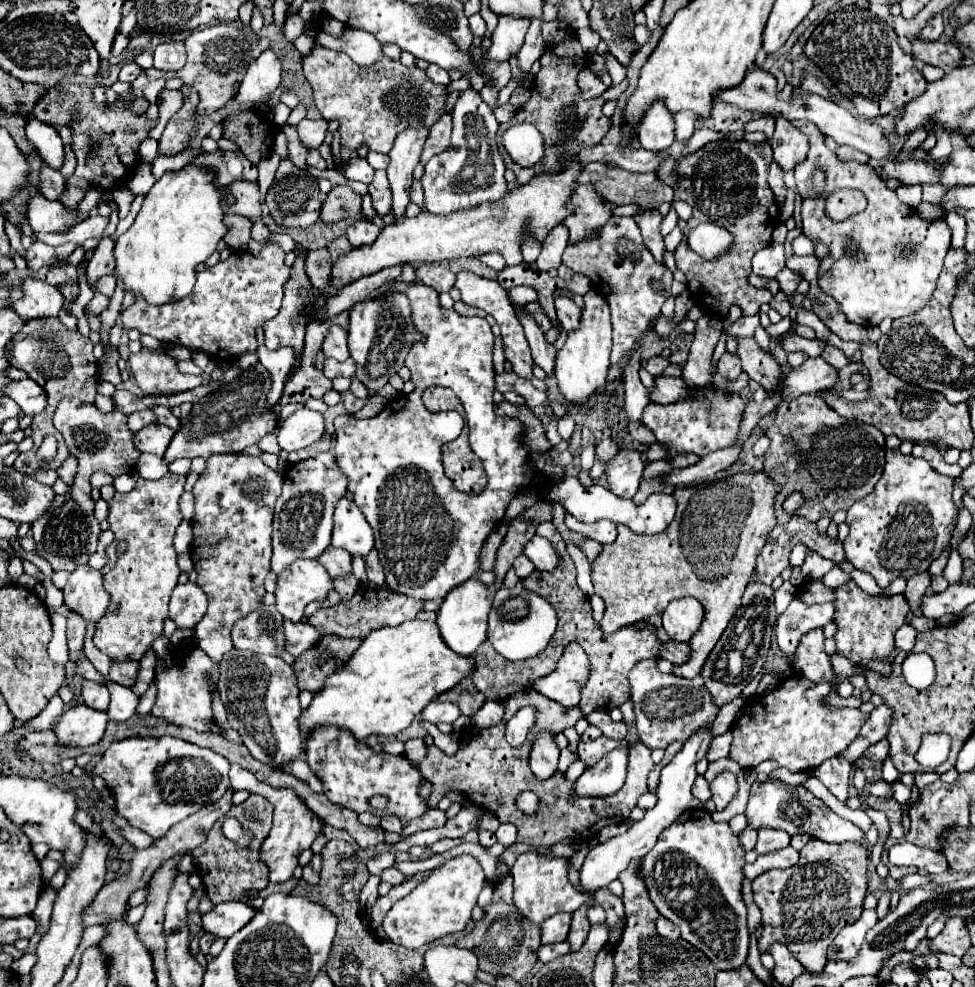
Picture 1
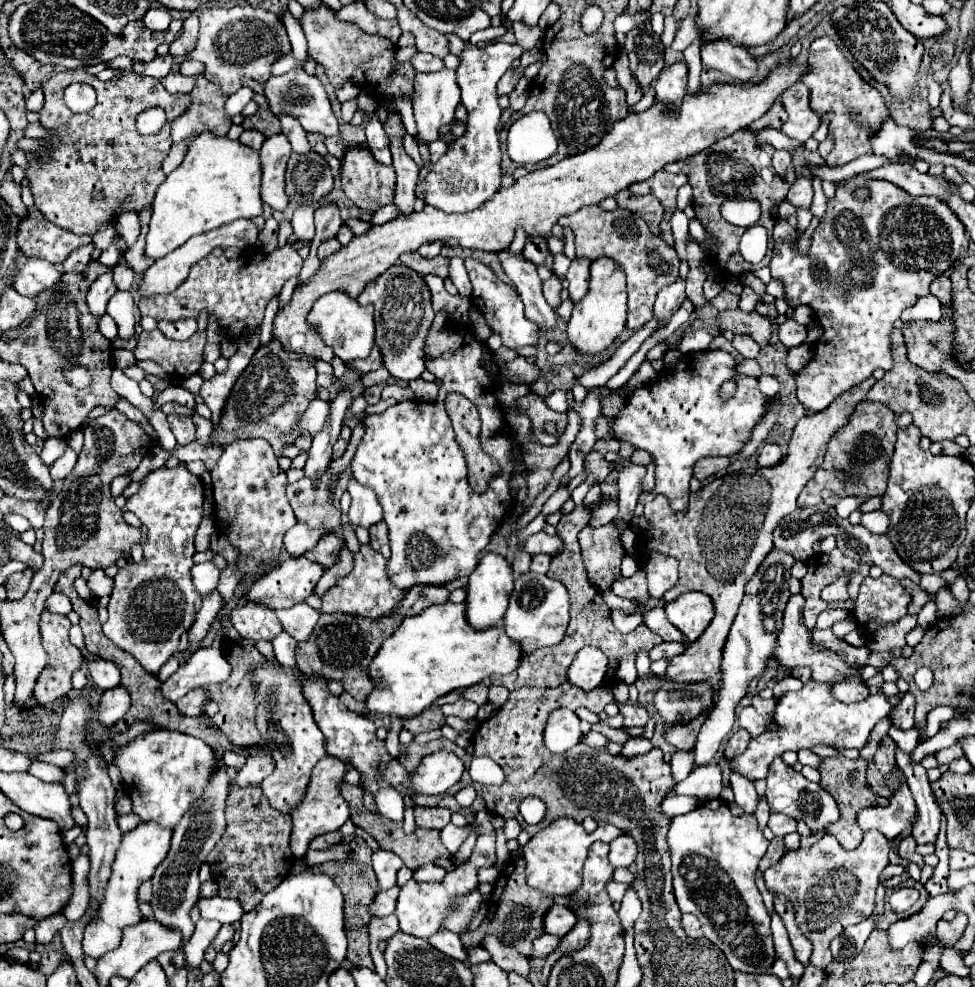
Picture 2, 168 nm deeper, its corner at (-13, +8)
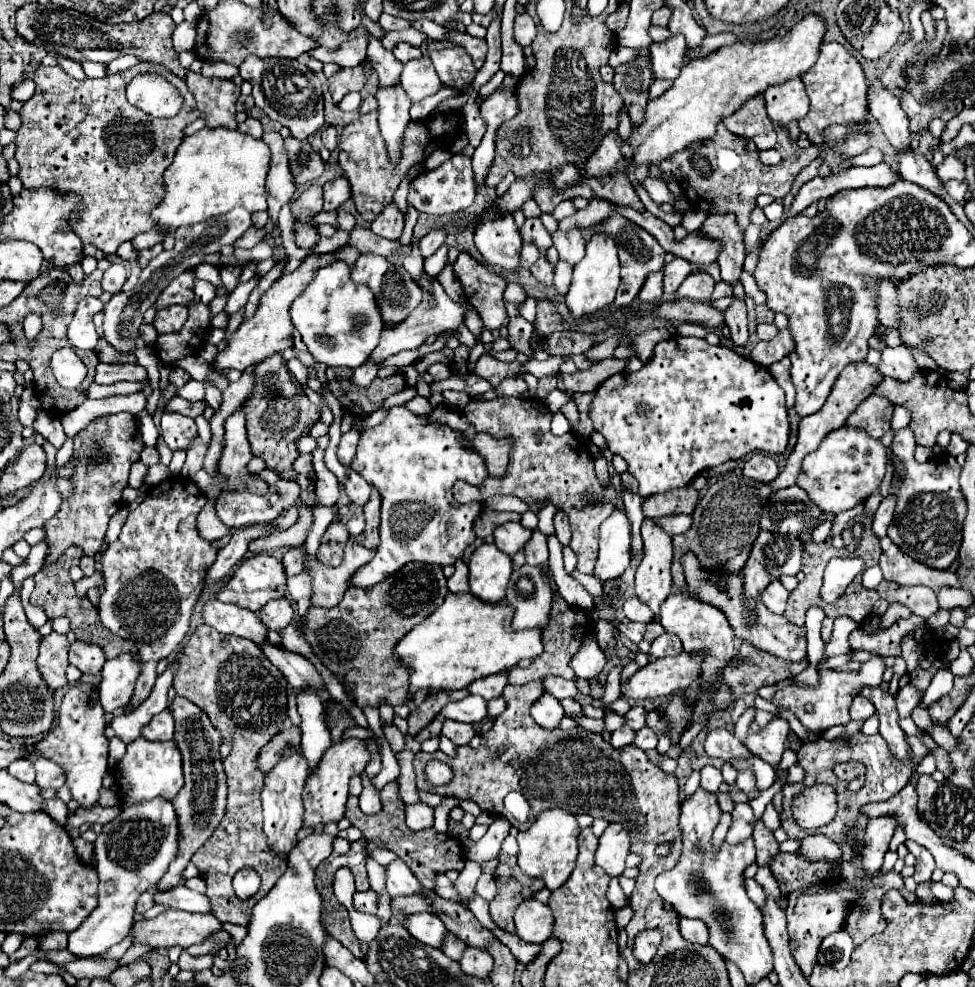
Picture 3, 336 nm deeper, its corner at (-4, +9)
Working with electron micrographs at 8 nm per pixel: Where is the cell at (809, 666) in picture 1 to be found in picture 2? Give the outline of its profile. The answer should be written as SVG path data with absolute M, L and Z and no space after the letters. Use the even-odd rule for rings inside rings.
M850 677L842 681L832 681L832 695L844 703L856 703L860 699L866 699L870 693L862 681L858 681L856 677Z

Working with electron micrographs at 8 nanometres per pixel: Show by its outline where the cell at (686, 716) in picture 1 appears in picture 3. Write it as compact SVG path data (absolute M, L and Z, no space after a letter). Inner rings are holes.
M665 632L657 640L653 640L651 650L649 650L651 656L671 656L671 654L681 654L681 652L683 652L681 640L669 632Z

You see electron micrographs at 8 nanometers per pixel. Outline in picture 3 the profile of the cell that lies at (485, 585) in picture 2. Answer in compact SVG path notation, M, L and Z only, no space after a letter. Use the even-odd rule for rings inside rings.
M481 544L469 560L471 594L483 602L497 604L505 598L507 582L513 572L513 562L495 544Z

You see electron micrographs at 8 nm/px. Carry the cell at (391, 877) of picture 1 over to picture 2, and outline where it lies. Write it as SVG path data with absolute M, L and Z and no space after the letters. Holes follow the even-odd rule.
M428 863L428 865L422 865L414 871L414 881L440 881L444 877L444 869L442 867L436 867L434 863Z

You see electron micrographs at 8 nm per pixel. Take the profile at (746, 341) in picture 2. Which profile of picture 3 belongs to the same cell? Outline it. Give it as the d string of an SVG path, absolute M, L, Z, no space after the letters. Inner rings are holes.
M733 298L731 306L723 310L723 322L731 330L731 340L735 346L745 346L749 332L747 332L747 312L745 312L745 302L739 298Z

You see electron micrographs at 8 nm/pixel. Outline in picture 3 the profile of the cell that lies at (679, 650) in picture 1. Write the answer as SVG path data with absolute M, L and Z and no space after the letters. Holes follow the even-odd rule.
M635 596L623 600L623 612L631 622L649 624L653 620L651 610L647 610L647 606L643 606L643 602L639 602L639 598L635 598Z

